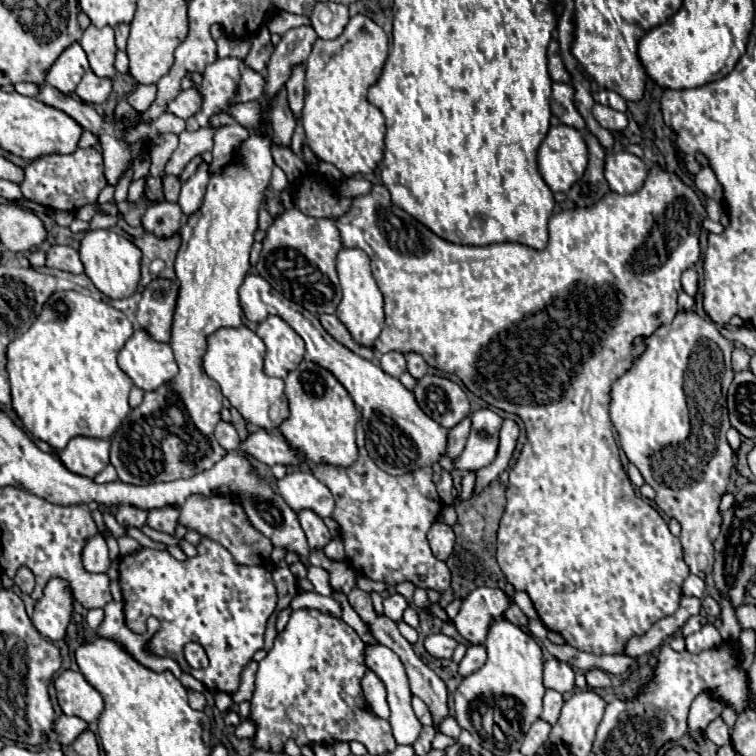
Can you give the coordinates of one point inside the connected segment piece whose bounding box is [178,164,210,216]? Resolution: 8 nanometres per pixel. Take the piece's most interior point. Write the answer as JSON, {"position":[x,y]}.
{"position":[194,188]}

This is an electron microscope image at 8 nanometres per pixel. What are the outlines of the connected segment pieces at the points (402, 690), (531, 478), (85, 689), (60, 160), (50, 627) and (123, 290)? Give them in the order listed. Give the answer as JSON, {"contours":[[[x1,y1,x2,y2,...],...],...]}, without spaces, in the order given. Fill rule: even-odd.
{"contours":[[[376,644,376,646,368,646,366,648,366,666,376,672,376,676,386,684,386,690,388,690,388,704,390,704,390,726,392,726,392,732,394,732,394,738,396,738,396,744,406,744,406,746,412,746,418,736,420,736,420,730,422,730,422,724,418,722,418,718,414,716,414,710,412,710,412,692,410,692,410,686,408,686,408,676,404,672,404,664,402,660,386,646,382,644]],[[654,166,642,190,638,190,636,194,622,196,616,192,608,192,592,208,574,208,574,210,564,210,564,212,554,214,550,218,550,242,542,252,532,250,524,244,512,244,512,242,490,244,490,246,462,246,462,244,446,242,434,232,430,232,426,226,422,226,418,220,414,220,408,212,392,204,390,192,382,184,374,184,368,194,352,198,348,212,334,220,336,228,340,230,342,248,362,248,370,256,372,274,378,282,380,292,384,294,386,326,382,328,382,334,376,342,376,350,380,354,386,354,392,350,402,352,402,354,418,352,426,360,428,366,440,372,446,372,446,374,456,374,464,382,464,386,472,394,482,398,484,402,522,418,526,426,528,448,522,448,520,458,510,470,510,484,506,488,508,504,506,504,500,530,498,530,496,560,506,580,514,586,514,590,522,590,530,596,540,620,544,622,548,630,558,632,566,644,582,652,596,654,596,656,622,654,630,638,646,634,654,622,674,614,682,598,680,584,690,574,688,564,682,558,684,552,680,546,680,538,672,536,662,516,648,502,636,496,634,486,622,468,620,448,612,436,610,388,612,388,612,382,620,378,632,366,634,358,640,356,644,350,644,346,634,346,634,338,652,334,660,324,672,322,674,314,678,312,676,296,682,290,680,276,686,268,694,266,694,262,700,258,700,244,698,244,700,218,702,220,706,218,706,210,702,202,698,200,698,196,694,194,694,190,682,184,674,174,666,172,660,166]],[[60,672,54,686,58,692,58,704,66,716,78,716,88,724,98,720,104,708,104,700,100,692,94,686,90,686,80,672]],[[78,148,70,156,56,152,50,156,36,158,32,164,26,166,26,178,20,184,24,198,34,200,50,210,66,212,74,212,74,208,80,208,84,204,94,204,104,186,104,166,96,148]],[[52,578,44,588,42,598,34,606,32,624,44,638,62,640,72,620,72,612,74,598,68,582,62,578]],[[88,230,80,244,80,258,86,276,108,298,130,298,140,282,142,252,124,236,112,230]]]}

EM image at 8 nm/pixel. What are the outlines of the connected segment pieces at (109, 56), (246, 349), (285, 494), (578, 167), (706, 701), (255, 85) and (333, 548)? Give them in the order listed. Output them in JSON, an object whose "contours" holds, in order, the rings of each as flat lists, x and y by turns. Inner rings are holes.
{"contours":[[[90,24,84,30,84,36,80,38,80,44,82,44,84,52,88,54,90,68,98,76,114,78,114,74,116,74,116,70,114,70,114,54,116,54,114,30,110,26,94,28,94,24]],[[220,328,208,338,204,370,212,380,220,384,222,394,246,422,252,422,262,430,274,430,282,424,282,420,288,418,288,400,284,396,284,380,264,374,264,354,264,342,250,328]],[[296,470,278,480,278,494,294,510,312,510,318,516,332,516,334,498,330,490,312,476,310,470]],[[566,124,552,126,538,150,538,166,552,192,566,192,576,184,588,164,588,150,582,134]],[[702,692,702,696,696,696,694,704,690,706,690,714,688,714,690,734,700,742,700,732,704,732,706,726,716,716,720,716,724,708,726,704,722,704,722,700,714,700,714,696,706,696,706,692]],[[246,68,246,72,242,72,236,100,238,102,256,100,256,98,262,98,262,92,264,92,264,76,252,68]],[[334,538,326,548,324,548,324,554,330,558,330,560,344,560,346,554,344,554,344,544,340,538]]]}

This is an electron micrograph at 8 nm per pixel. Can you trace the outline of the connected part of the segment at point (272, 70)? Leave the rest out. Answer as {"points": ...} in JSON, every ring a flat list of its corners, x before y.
{"points":[[312,26,292,28,282,36,280,44,274,48,274,54,268,62,268,74,266,74,266,92,272,98,286,84,290,68,294,64,304,62,310,56,314,40,318,40,318,36]]}

